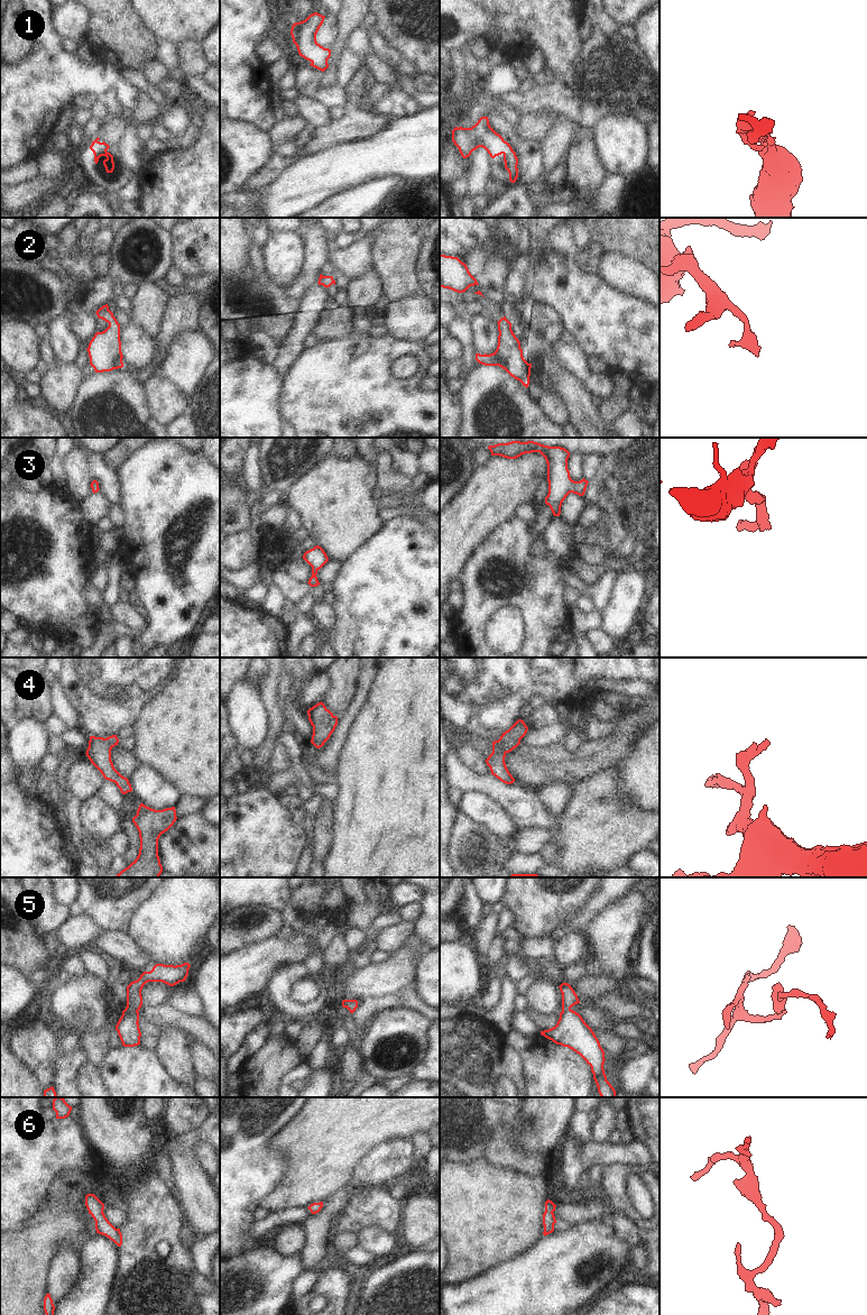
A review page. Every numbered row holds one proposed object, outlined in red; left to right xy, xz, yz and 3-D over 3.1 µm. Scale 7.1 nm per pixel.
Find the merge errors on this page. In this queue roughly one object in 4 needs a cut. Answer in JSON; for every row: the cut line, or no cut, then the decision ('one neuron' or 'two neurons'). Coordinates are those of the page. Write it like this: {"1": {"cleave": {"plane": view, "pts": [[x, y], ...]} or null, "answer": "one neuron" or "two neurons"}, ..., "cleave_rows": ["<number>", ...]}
{"1": {"cleave": null, "answer": "one neuron"}, "2": {"cleave": null, "answer": "one neuron"}, "3": {"cleave": null, "answer": "one neuron"}, "4": {"cleave": null, "answer": "one neuron"}, "5": {"cleave": null, "answer": "one neuron"}, "6": {"cleave": null, "answer": "one neuron"}, "cleave_rows": []}

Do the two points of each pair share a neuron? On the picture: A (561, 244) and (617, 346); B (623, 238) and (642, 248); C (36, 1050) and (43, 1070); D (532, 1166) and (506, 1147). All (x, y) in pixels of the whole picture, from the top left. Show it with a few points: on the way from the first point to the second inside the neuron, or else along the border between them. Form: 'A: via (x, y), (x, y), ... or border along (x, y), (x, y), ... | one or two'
A: border along (552, 249), (574, 257) | two
B: via (627, 238), (632, 238), (637, 244) | one
C: via (39, 1055), (43, 1066) | one
D: via (525, 1160), (517, 1158), (513, 1153) | one

